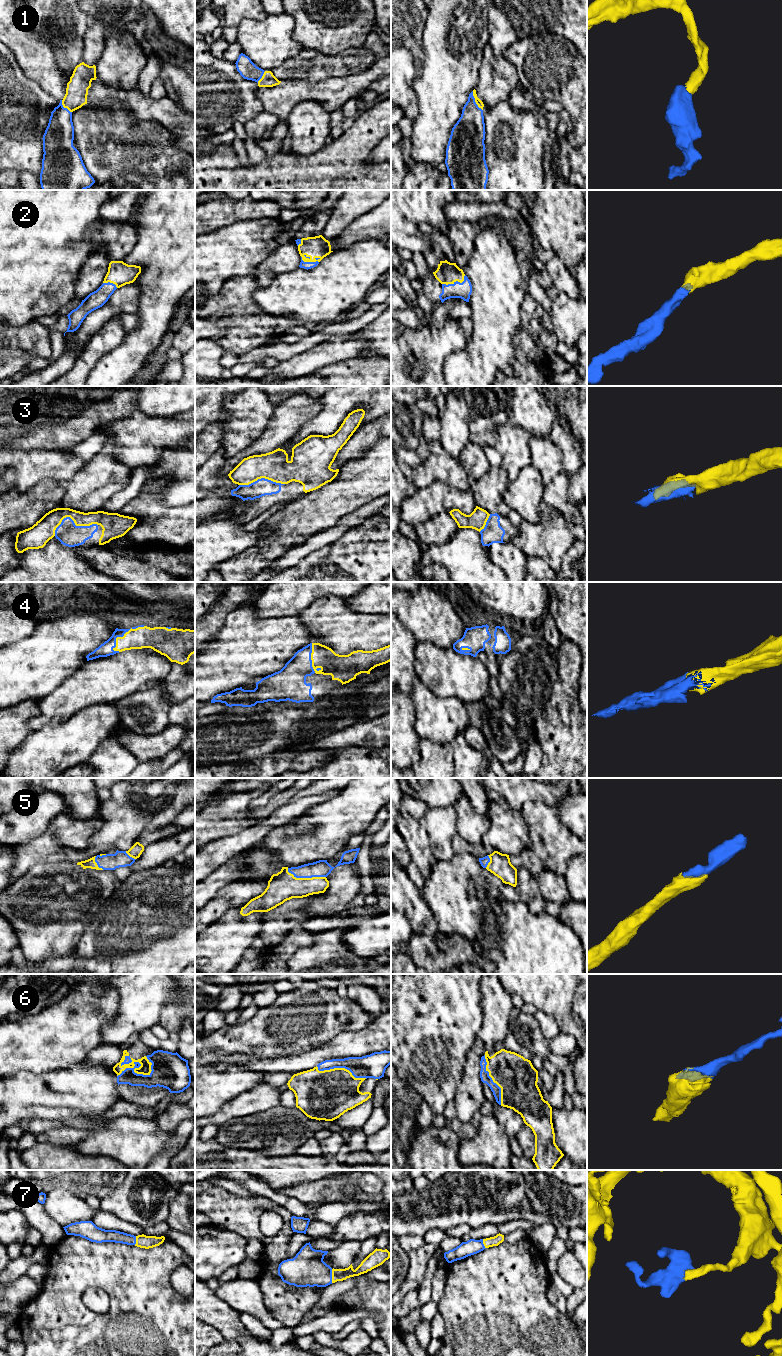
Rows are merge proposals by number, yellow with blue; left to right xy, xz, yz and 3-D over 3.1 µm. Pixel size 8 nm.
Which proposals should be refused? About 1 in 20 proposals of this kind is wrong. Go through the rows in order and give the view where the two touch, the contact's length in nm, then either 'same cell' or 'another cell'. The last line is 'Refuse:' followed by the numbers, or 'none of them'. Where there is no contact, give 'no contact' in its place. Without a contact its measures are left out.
1: meets yellow in yz; contact 180 nm long; same cell
2: meets yellow in xz; contact 160 nm long; same cell
3: meets yellow in xy; contact 360 nm long; same cell
4: meets yellow in xy; contact 320 nm long; same cell
5: meets yellow in xz; contact 320 nm long; same cell
6: meets yellow in xy; contact 300 nm long; same cell
7: meets yellow in xz; contact 110 nm long; same cell
Refuse: none of them

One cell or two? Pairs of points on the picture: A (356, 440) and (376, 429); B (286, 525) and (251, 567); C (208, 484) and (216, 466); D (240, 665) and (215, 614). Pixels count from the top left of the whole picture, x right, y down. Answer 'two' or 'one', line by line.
A: one
B: one
C: one
D: two

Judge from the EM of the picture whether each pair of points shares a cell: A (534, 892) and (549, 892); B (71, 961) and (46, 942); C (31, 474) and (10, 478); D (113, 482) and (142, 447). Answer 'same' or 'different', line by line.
A: different
B: different
C: different
D: different

